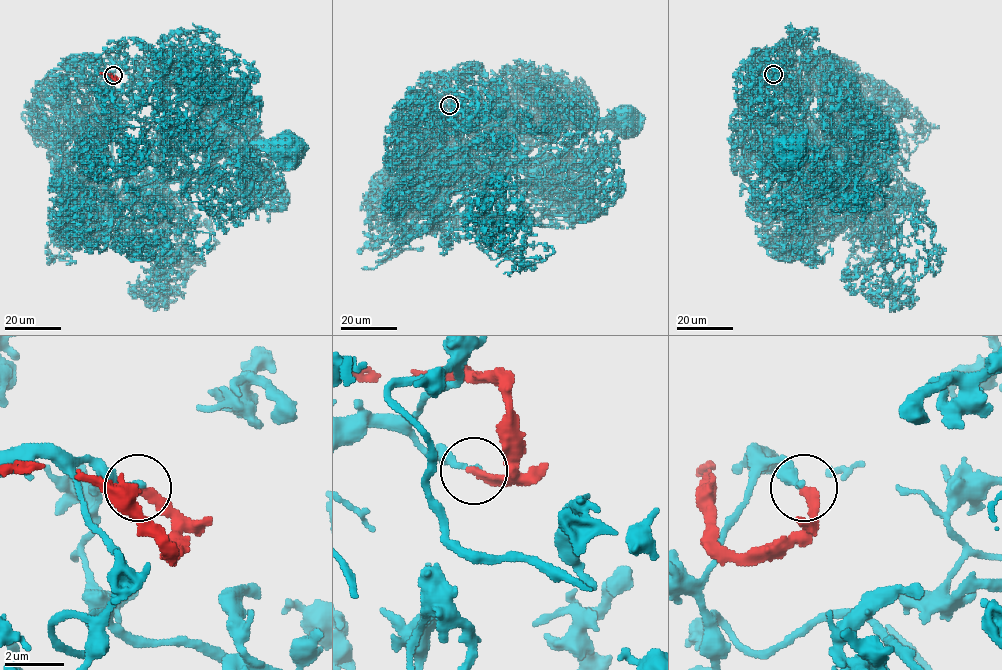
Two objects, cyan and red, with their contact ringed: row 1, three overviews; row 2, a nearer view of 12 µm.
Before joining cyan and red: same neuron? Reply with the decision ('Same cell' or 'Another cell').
Another cell

